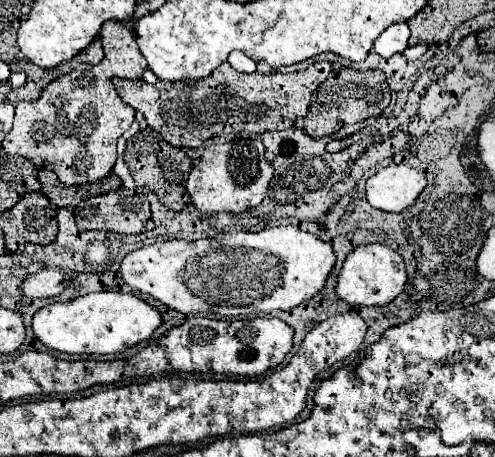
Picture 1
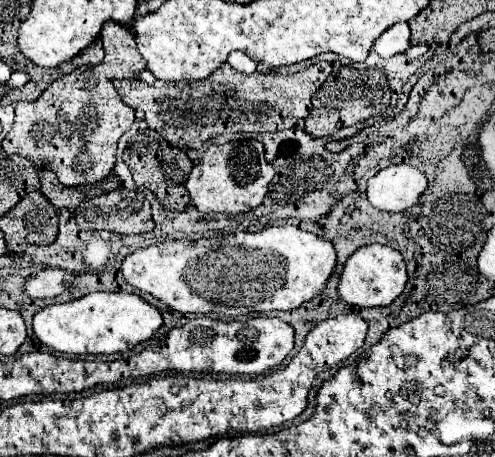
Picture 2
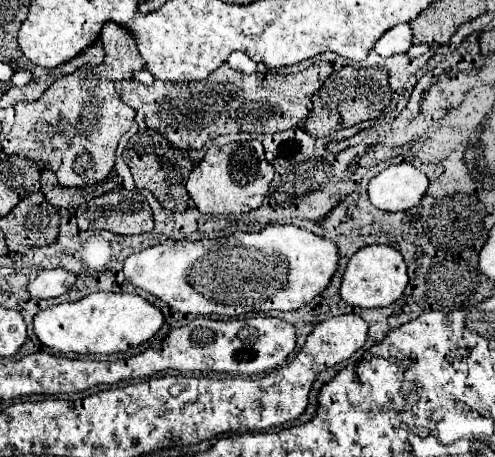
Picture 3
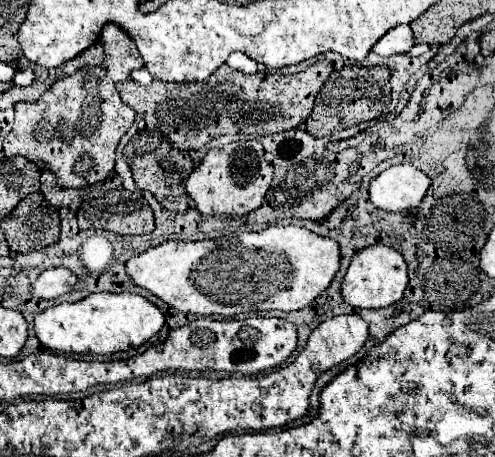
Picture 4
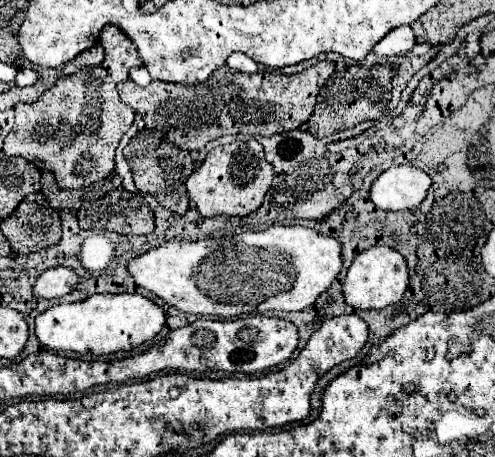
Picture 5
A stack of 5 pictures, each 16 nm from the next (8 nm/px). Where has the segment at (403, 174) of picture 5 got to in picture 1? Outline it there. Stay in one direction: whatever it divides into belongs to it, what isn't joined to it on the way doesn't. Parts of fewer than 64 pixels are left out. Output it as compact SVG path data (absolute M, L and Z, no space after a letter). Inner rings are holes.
M406 164L380 168L366 182L366 200L386 212L402 212L424 190L424 174Z

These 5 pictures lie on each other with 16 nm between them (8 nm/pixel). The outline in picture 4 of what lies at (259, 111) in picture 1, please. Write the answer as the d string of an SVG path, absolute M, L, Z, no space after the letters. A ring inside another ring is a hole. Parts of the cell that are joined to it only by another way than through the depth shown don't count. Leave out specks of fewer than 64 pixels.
M316 62L304 72L288 76L276 72L256 72L248 76L222 64L208 80L196 84L154 80L150 86L142 86L134 80L124 80L116 84L116 90L124 104L144 116L148 128L168 136L176 148L200 150L206 142L222 134L276 134L298 128L312 112L314 96L330 74L330 62Z

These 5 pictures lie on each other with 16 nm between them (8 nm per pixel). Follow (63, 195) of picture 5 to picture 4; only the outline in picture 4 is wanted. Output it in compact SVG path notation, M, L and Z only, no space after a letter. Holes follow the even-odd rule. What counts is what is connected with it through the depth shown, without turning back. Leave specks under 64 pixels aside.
M48 170L42 172L40 184L42 184L40 190L46 196L46 200L58 210L66 208L66 210L74 212L74 210L78 210L78 206L84 200L84 190L80 190L80 188L60 188L56 184L56 176L52 176L52 172L48 172Z

